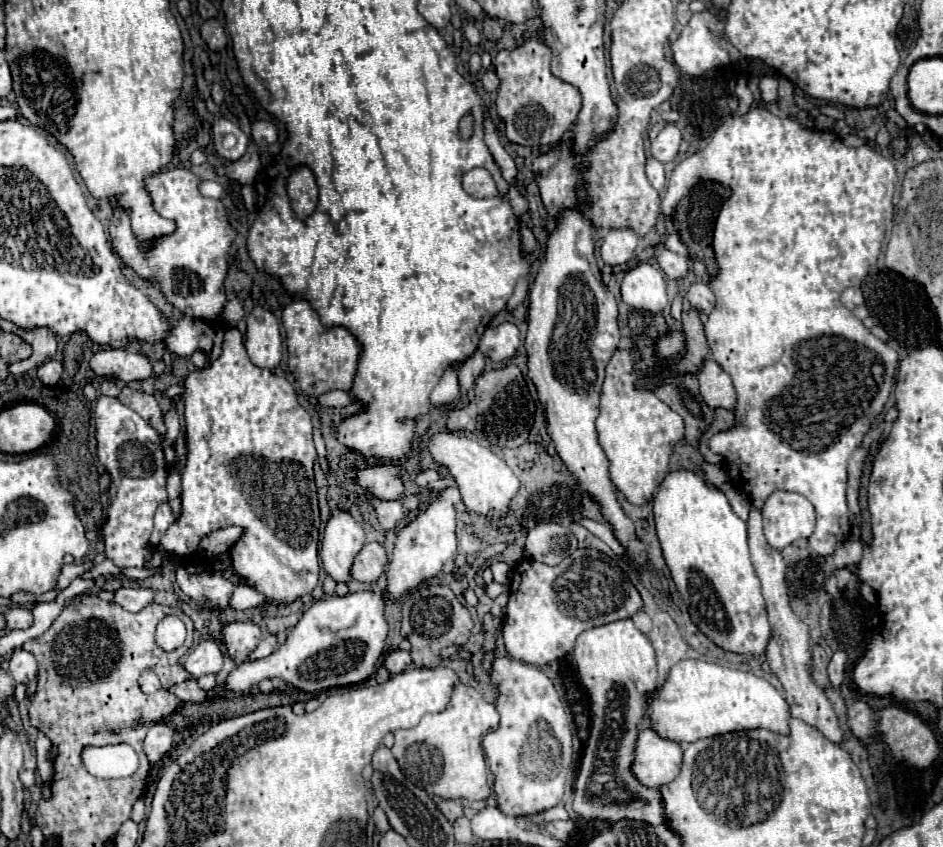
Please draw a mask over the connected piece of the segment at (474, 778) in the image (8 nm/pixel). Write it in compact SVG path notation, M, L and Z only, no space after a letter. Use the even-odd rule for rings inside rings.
M458 683L446 711L424 715L416 727L394 733L392 755L396 757L402 773L428 795L438 795L442 799L486 801L492 789L488 785L482 735L494 729L498 719L498 711L492 703L484 701L474 687Z

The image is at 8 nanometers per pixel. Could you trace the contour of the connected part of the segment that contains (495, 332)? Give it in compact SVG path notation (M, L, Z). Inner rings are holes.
M500 323L498 327L488 327L480 339L480 353L492 361L512 359L520 345L520 331L514 323Z

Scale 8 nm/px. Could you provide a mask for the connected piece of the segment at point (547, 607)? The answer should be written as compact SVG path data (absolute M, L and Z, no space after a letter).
M576 549L556 567L522 559L512 569L508 615L502 629L504 645L514 659L542 667L566 657L582 631L628 619L640 607L638 589L608 555L596 549Z

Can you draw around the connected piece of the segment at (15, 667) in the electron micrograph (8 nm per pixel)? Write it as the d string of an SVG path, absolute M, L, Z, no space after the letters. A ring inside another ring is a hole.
M16 649L8 663L8 671L16 683L32 683L36 679L36 659L32 653L24 649Z

